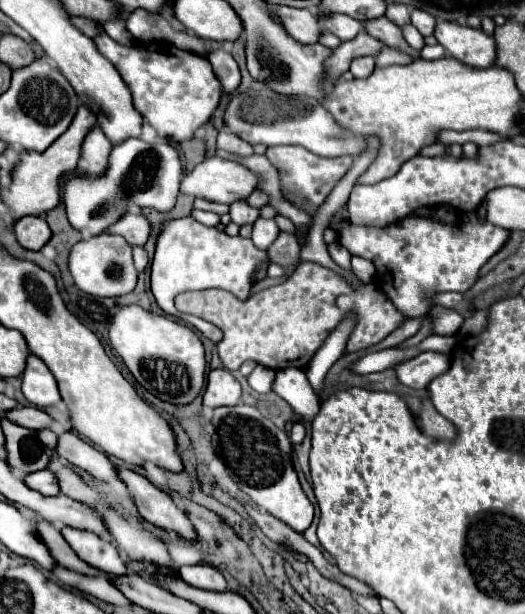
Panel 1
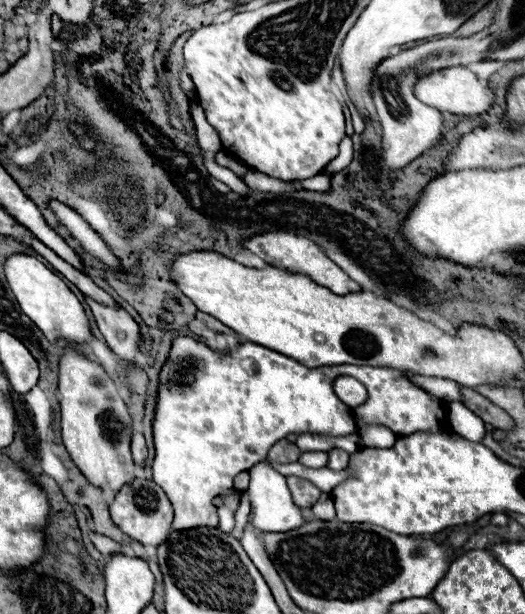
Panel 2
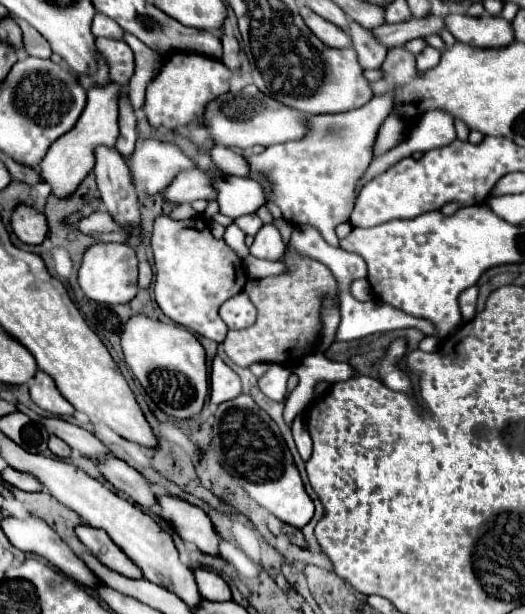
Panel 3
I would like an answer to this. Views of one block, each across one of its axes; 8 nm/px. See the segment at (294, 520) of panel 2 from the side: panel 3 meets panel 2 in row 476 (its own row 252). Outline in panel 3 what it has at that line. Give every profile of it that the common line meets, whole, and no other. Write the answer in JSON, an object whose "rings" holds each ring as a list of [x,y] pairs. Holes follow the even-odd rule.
{"rings":[[[274,224],[262,226],[262,230],[254,238],[254,244],[250,246],[252,256],[262,260],[272,260],[272,262],[280,262],[284,252],[286,252],[286,244]]]}

